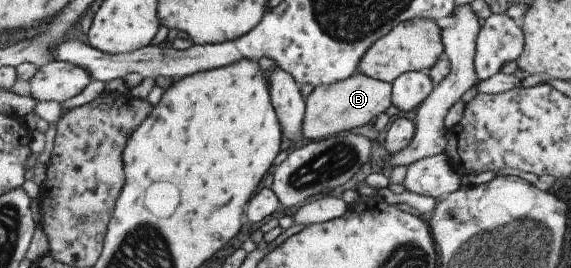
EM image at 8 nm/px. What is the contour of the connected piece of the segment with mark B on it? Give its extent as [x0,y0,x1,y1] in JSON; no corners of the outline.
[301,71,391,140]

